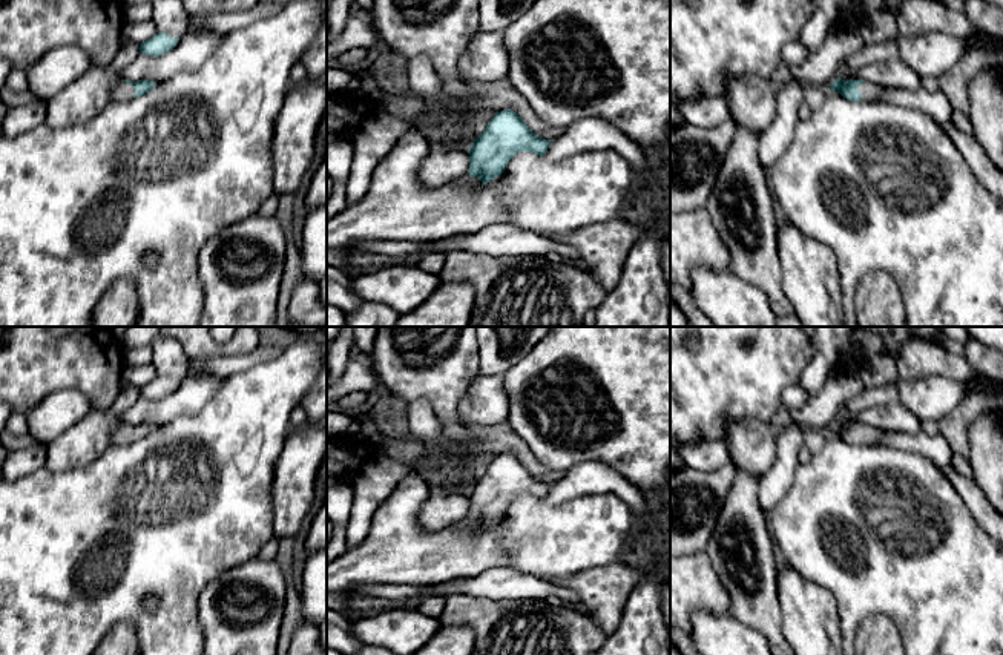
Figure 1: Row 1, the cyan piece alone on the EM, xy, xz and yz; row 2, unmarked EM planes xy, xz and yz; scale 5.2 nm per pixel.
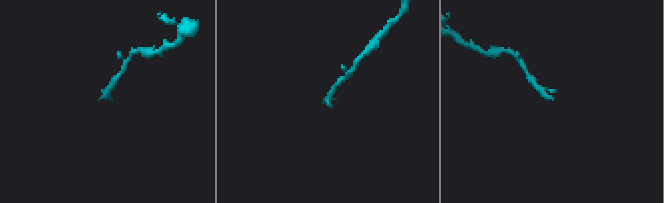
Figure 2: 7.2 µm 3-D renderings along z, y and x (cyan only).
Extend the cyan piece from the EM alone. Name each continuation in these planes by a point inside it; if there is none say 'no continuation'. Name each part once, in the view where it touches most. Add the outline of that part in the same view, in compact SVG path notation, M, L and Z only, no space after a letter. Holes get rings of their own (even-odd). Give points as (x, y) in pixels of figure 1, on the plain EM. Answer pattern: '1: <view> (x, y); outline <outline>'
1: xy (123, 434); outline M120 425L110 437L112 445L127 445L133 440L135 433L132 426Z

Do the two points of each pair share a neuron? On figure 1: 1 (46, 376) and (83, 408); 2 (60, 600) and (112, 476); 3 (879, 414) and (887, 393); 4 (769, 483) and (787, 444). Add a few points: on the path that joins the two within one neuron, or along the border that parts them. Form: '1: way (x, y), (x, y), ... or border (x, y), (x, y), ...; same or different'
1: border (94, 407), (75, 390), (55, 390), (32, 408); different
2: way (63, 569), (112, 520), (112, 506); same
3: border (897, 399), (888, 404), (868, 405), (858, 421); different
4: way (778, 474), (785, 465), (787, 453); same

